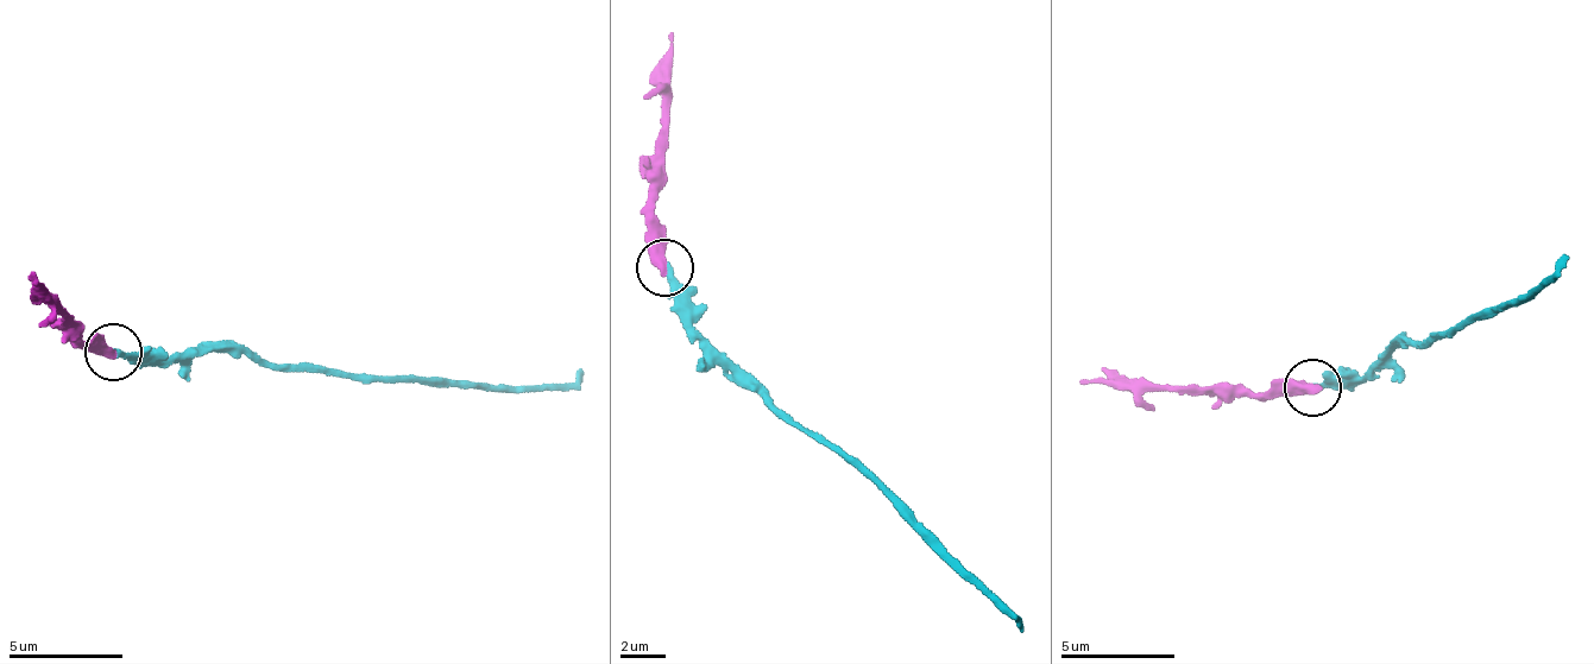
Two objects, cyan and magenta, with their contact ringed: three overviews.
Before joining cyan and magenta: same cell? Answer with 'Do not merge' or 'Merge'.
Merge

